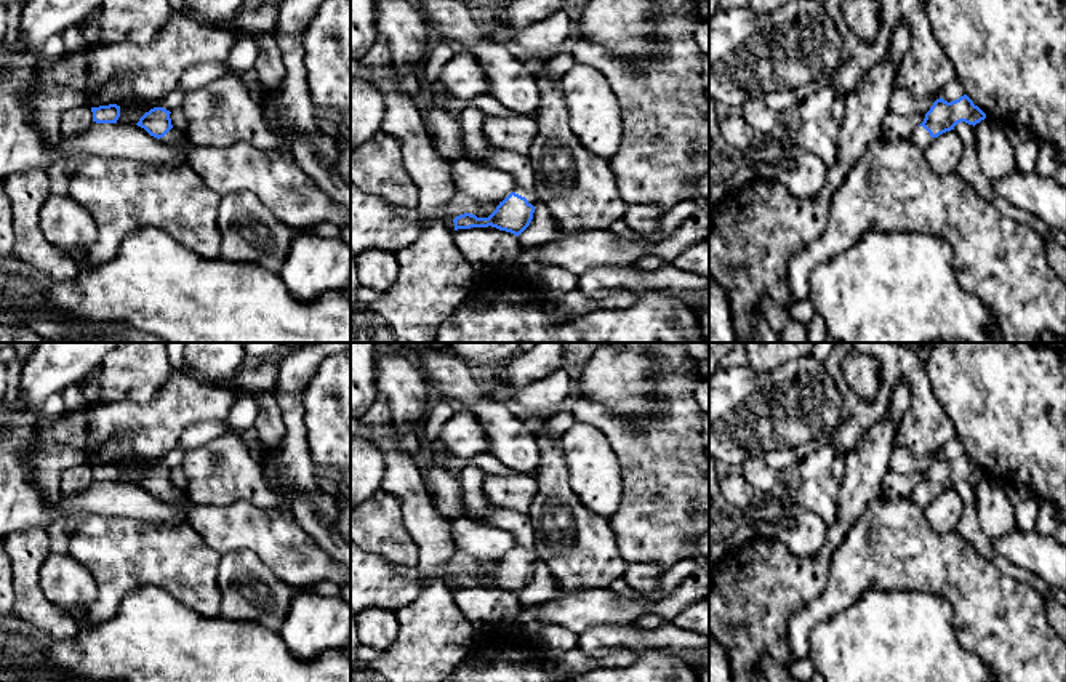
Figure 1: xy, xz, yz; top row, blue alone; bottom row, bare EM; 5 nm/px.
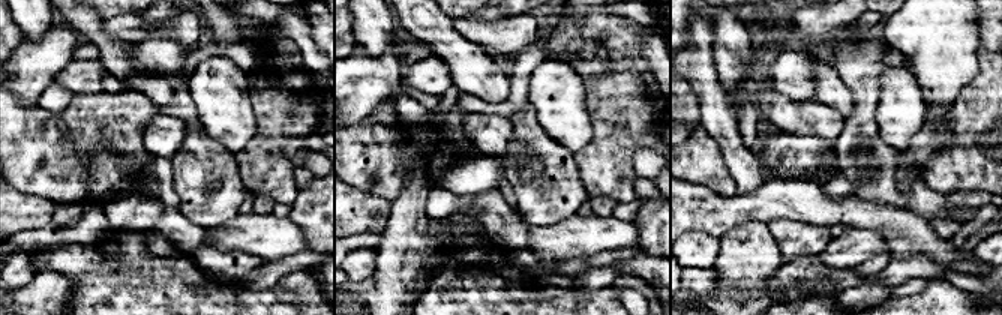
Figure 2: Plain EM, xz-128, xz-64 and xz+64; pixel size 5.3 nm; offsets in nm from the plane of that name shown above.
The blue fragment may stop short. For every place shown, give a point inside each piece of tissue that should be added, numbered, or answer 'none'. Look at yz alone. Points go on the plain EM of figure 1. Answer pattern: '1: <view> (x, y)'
1: yz (919, 495)

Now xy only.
1: xy (175, 497)

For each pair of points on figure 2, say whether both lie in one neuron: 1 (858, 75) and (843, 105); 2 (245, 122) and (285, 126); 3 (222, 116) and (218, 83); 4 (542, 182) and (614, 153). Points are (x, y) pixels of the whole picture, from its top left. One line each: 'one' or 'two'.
1: two
2: two
3: one
4: two

